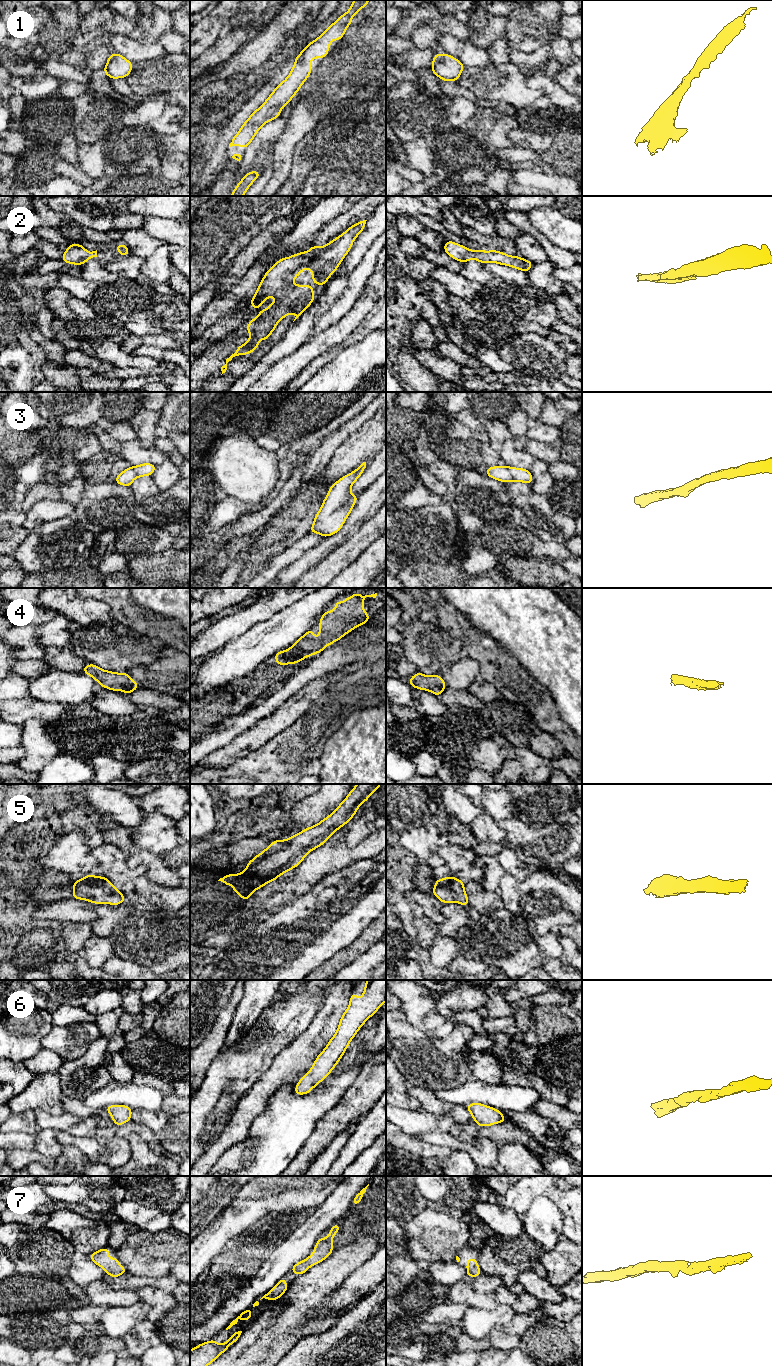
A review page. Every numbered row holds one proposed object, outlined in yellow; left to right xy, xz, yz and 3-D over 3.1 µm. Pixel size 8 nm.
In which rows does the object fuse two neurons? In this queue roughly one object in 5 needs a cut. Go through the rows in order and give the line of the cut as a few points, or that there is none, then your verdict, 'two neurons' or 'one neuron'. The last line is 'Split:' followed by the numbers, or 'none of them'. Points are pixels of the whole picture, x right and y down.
1: no cut | one neuron
2: no cut | one neuron
3: no cut | one neuron
4: no cut | one neuron
5: no cut | one neuron
6: no cut | one neuron
7: no cut | one neuron
Split: none of them

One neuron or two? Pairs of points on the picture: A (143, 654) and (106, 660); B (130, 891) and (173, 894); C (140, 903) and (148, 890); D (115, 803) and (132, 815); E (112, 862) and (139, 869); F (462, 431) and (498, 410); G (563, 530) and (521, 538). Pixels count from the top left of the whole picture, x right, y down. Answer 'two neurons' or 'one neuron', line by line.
A: one neuron
B: one neuron
C: one neuron
D: one neuron
E: one neuron
F: two neurons
G: two neurons

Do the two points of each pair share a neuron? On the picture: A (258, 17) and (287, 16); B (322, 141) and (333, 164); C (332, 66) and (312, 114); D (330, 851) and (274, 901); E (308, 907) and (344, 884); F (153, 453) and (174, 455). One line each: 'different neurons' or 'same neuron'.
A: different neurons
B: different neurons
C: same neuron
D: same neuron
E: same neuron
F: different neurons

